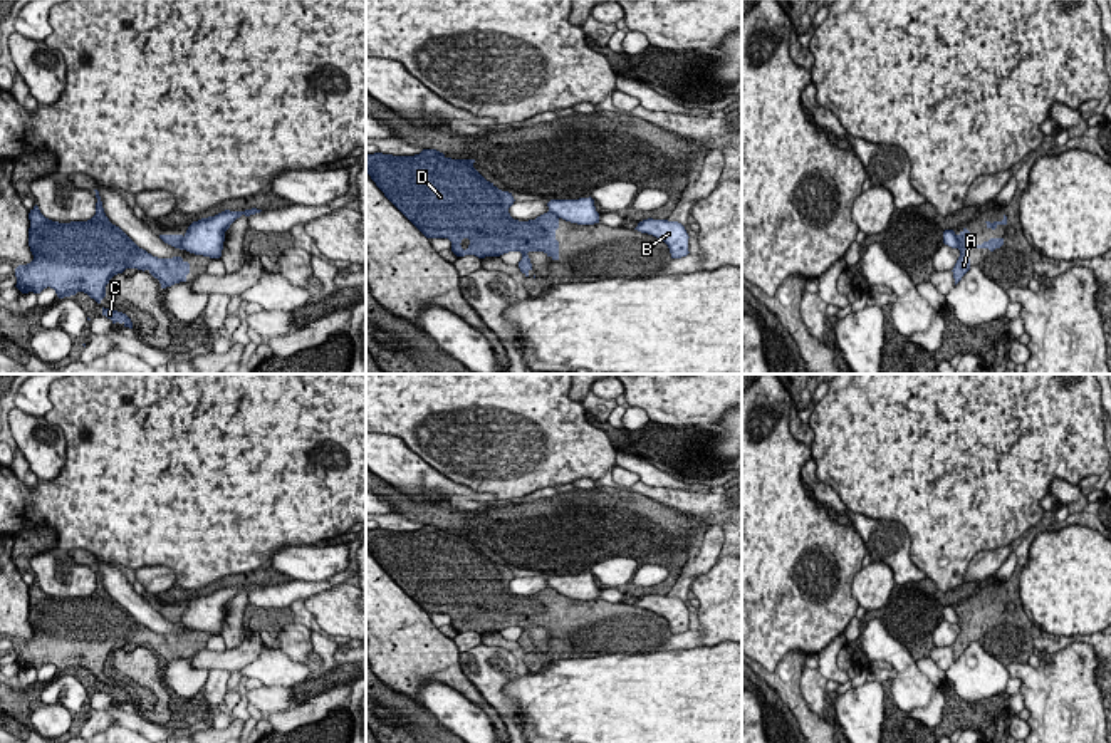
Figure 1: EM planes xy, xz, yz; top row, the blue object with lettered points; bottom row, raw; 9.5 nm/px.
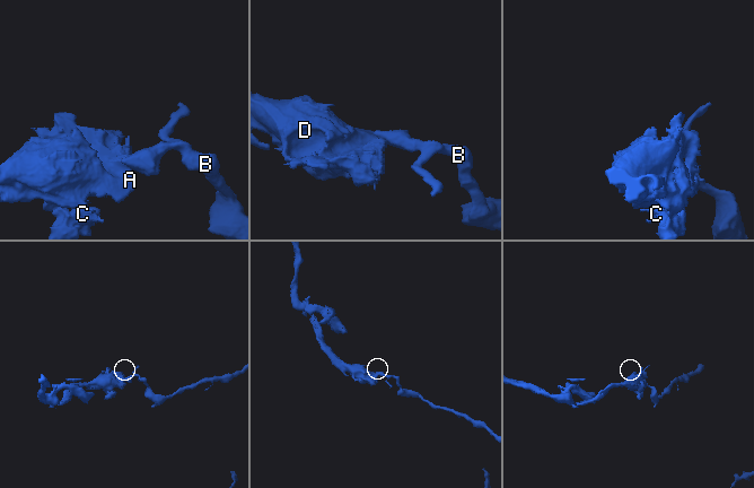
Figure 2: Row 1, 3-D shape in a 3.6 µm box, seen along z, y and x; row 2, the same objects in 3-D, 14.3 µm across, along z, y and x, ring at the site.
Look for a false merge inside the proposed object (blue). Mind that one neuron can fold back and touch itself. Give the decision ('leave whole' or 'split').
split

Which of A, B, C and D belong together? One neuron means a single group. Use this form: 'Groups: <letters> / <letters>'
Groups: A C D / B

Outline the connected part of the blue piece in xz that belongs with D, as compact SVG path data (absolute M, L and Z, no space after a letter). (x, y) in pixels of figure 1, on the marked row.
M423 149L415 156L366 154L366 171L384 196L426 236L448 238L456 257L500 257L520 252L520 272L529 277L529 252L544 252L559 260L556 230L559 216L547 211L535 220L519 221L509 213L514 196L487 181L475 168L475 159L451 159L436 149Z

